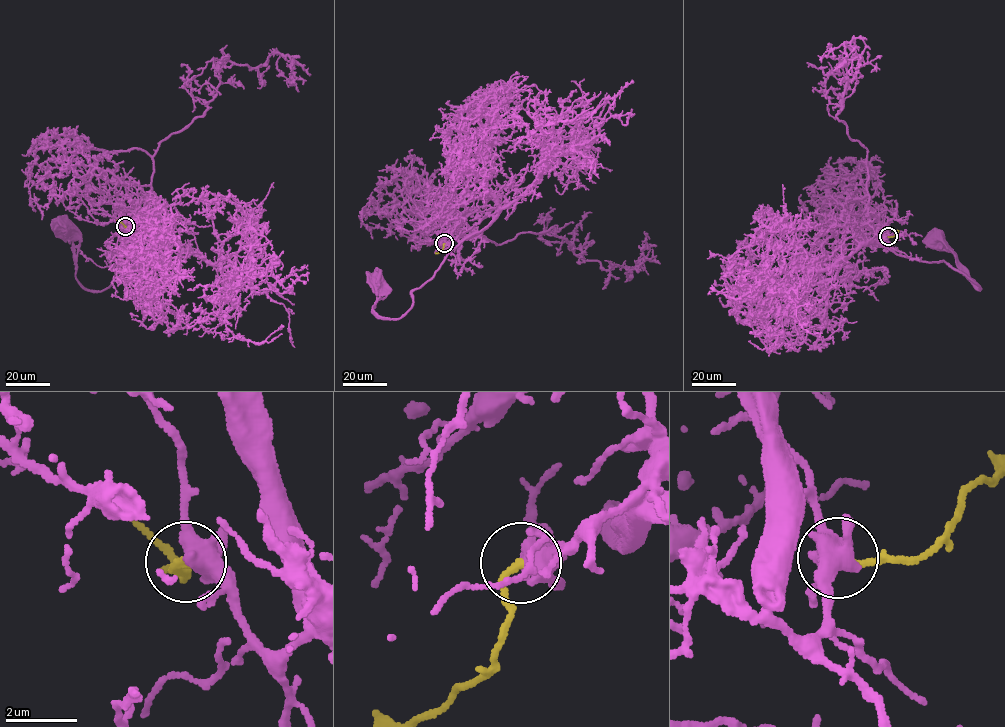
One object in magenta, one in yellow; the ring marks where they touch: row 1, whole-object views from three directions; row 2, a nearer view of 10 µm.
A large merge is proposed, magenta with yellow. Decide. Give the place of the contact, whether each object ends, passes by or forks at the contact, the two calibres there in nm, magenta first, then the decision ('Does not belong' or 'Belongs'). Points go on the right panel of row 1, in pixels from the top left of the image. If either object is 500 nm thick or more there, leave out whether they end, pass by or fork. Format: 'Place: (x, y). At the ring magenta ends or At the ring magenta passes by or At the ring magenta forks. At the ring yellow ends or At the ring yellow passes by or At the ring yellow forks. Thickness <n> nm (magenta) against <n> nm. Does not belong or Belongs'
Place: (888, 236). At the ring magenta forks. At the ring yellow ends. Thickness 460 nm (magenta) against 200 nm. Does not belong

